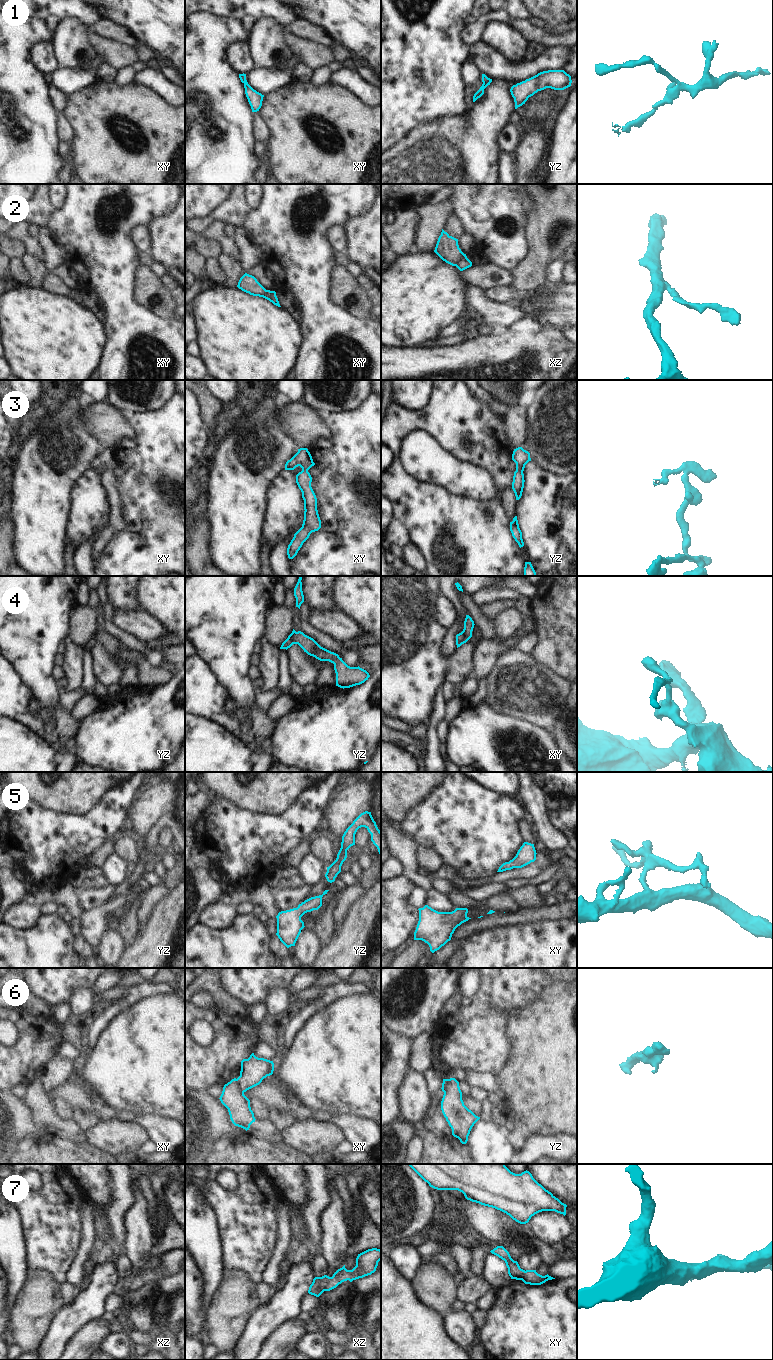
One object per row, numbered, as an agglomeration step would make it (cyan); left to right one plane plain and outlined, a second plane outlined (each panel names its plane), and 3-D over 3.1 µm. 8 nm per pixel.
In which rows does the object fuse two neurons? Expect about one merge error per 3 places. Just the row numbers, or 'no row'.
2, 4, 6

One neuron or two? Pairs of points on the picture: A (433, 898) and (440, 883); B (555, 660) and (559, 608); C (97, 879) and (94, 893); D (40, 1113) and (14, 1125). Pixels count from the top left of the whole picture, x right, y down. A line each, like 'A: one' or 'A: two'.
A: two
B: one
C: two
D: two

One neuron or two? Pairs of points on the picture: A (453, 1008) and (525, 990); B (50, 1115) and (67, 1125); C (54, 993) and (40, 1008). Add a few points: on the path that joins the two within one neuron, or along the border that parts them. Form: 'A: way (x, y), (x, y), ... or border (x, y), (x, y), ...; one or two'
A: border (462, 1007), (451, 1017), (441, 1018); two
B: way (54, 1119), (60, 1125), (63, 1125); one
C: border (32, 992), (42, 999), (49, 1008); two

